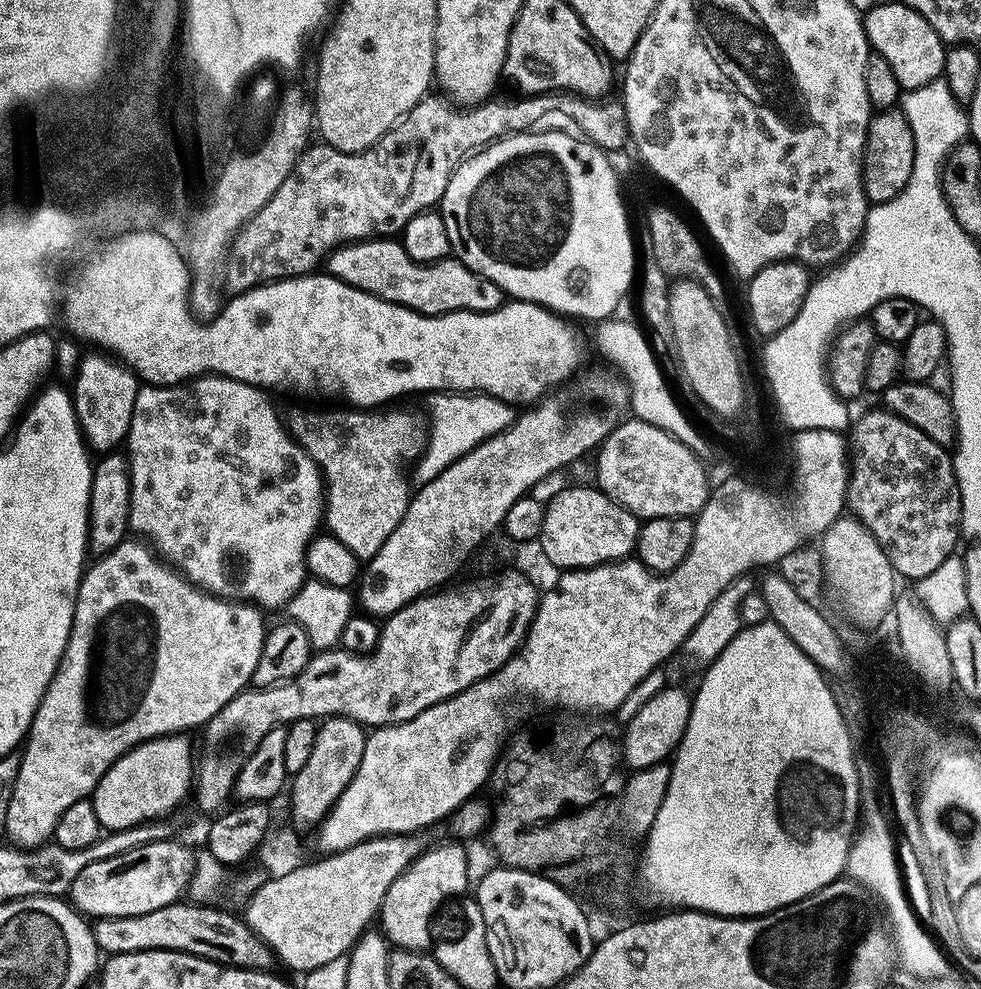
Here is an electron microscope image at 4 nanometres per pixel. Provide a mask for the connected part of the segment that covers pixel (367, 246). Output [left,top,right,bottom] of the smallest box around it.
[326,238,506,316]

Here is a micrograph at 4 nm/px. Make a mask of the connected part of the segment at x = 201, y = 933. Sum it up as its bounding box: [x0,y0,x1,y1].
[92,900,274,971]

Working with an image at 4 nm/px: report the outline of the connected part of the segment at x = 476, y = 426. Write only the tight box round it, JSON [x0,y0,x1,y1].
[414,394,513,481]

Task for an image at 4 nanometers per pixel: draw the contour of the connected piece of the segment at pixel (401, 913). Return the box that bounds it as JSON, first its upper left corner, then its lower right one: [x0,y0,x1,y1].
[378,842,470,952]

